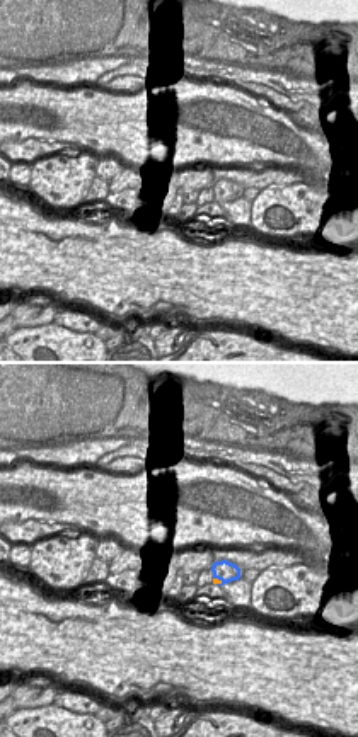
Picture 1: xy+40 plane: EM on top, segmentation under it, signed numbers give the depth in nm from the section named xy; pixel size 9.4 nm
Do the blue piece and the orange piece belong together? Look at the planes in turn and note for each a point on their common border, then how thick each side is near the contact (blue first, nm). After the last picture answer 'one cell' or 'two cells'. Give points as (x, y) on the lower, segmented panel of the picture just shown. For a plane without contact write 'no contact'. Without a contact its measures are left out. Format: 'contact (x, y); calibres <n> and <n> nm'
contact (219, 579); calibres 200 and 60 nm

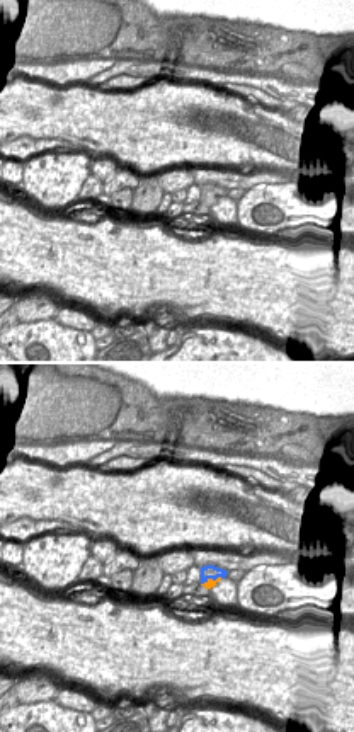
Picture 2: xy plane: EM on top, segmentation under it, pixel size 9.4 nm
contact (211, 577); calibres 130 and 70 nm

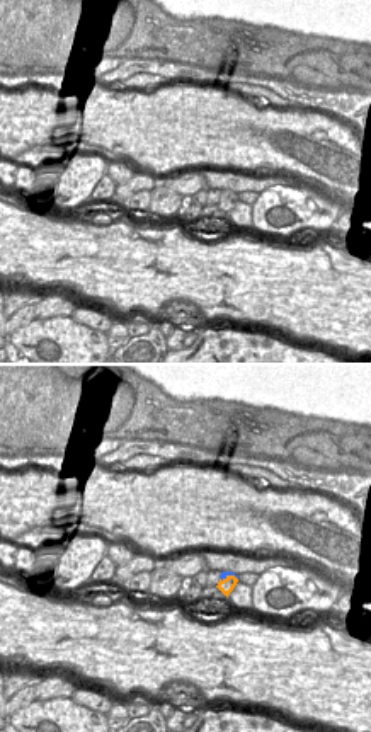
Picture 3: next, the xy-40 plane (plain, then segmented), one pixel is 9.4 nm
contact (228, 574); calibres 60 and 140 nm

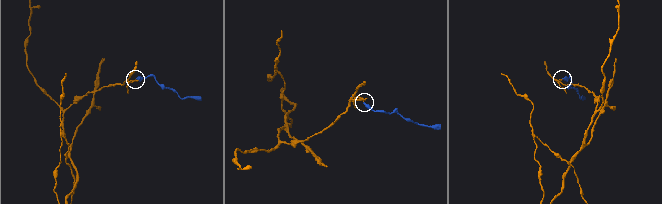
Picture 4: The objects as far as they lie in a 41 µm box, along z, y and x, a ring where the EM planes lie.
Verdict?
two cells

